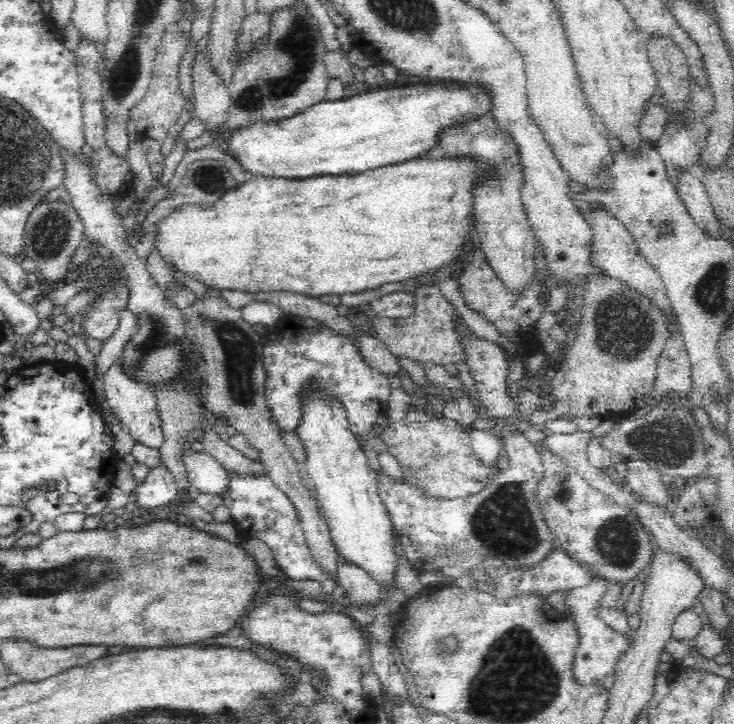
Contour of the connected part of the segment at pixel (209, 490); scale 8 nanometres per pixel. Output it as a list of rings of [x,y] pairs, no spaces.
[[[185,451],[186,471],[192,486],[199,494],[208,496],[225,496],[230,492],[229,473],[208,453],[204,451]]]

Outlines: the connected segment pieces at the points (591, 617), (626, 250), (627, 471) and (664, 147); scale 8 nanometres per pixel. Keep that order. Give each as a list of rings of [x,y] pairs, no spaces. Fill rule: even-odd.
[[[594,576],[593,582],[586,588],[571,588],[565,590],[565,604],[571,611],[577,627],[578,646],[575,648],[574,674],[578,680],[599,680],[610,675],[614,664],[631,646],[632,637],[627,632],[618,632],[610,628],[604,621],[596,617],[596,608],[606,591],[609,581],[603,577]]]
[[[590,202],[590,210],[582,214],[582,220],[586,221],[590,229],[590,246],[588,246],[590,252],[587,257],[590,267],[608,276],[618,277],[632,288],[649,293],[657,301],[657,306],[668,314],[671,304],[665,284],[659,272],[639,253],[638,245],[625,224],[622,224],[622,221],[601,202]]]
[[[626,458],[626,464],[621,469],[624,472],[626,485],[635,490],[636,494],[648,502],[657,502],[664,508],[670,508],[671,496],[664,493],[664,480],[652,471],[651,467],[634,458]]]
[[[673,121],[669,123],[670,126],[654,144],[673,179],[672,164],[690,168],[694,164],[694,158],[698,156],[698,150],[705,148],[708,131],[705,124],[694,124],[694,132],[689,134],[684,132],[683,128],[674,125]]]

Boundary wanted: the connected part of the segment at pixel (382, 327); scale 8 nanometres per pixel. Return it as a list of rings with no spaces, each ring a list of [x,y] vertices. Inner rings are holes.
[[[422,286],[415,293],[416,309],[407,318],[390,320],[377,318],[374,321],[376,338],[378,338],[396,358],[407,357],[421,363],[447,365],[462,363],[463,351],[458,336],[454,333],[453,310],[450,301],[438,290],[438,286]]]

